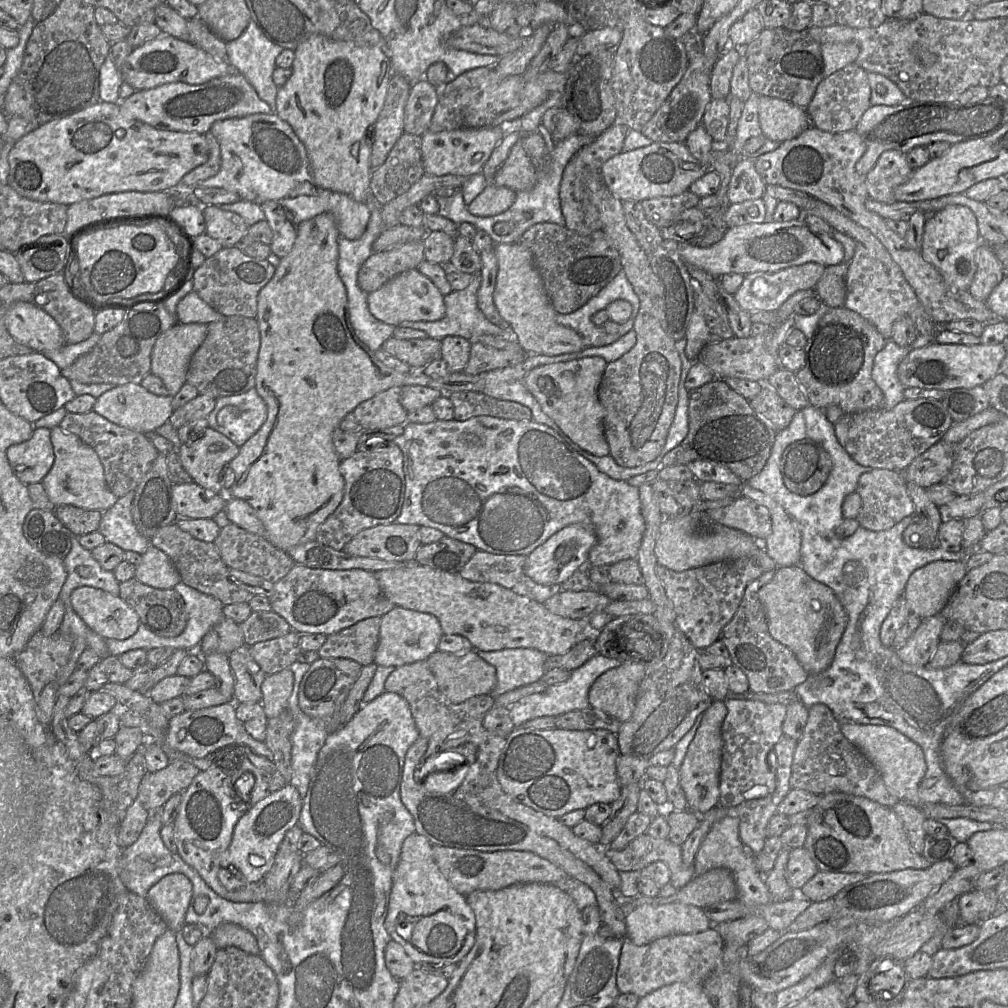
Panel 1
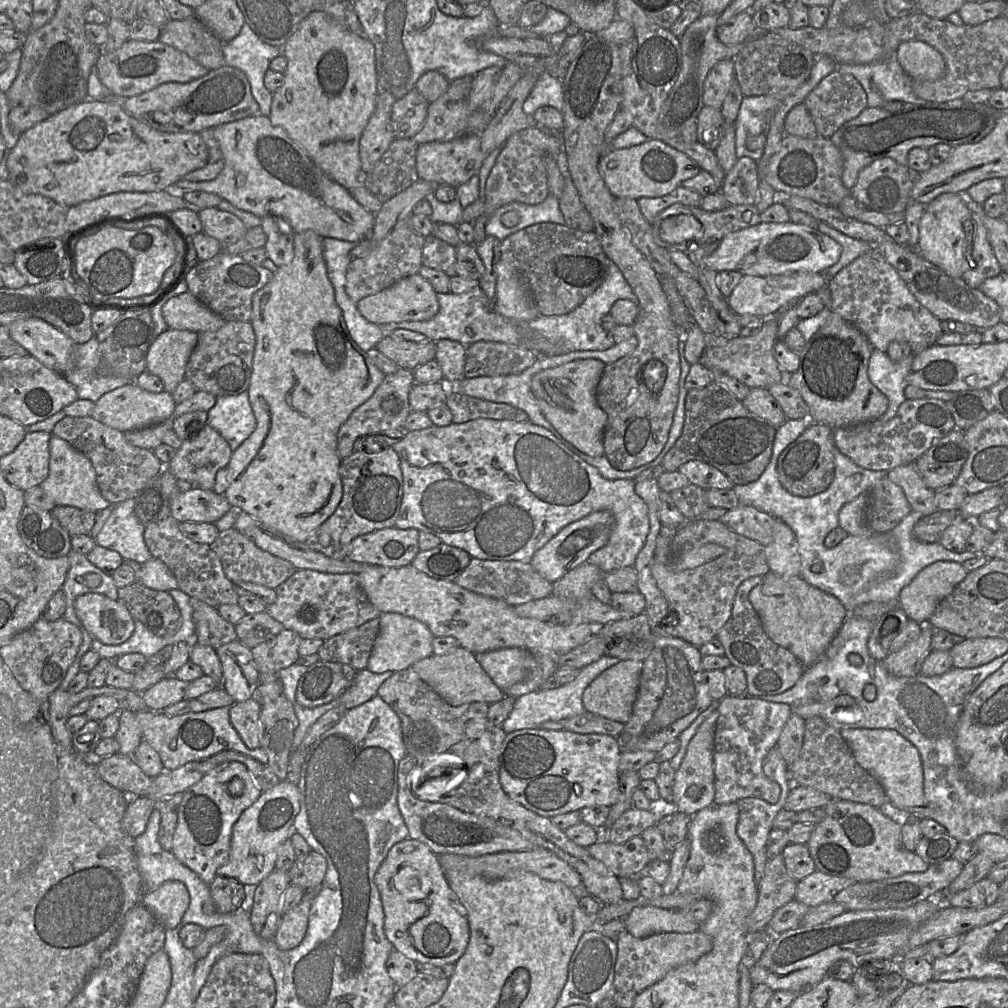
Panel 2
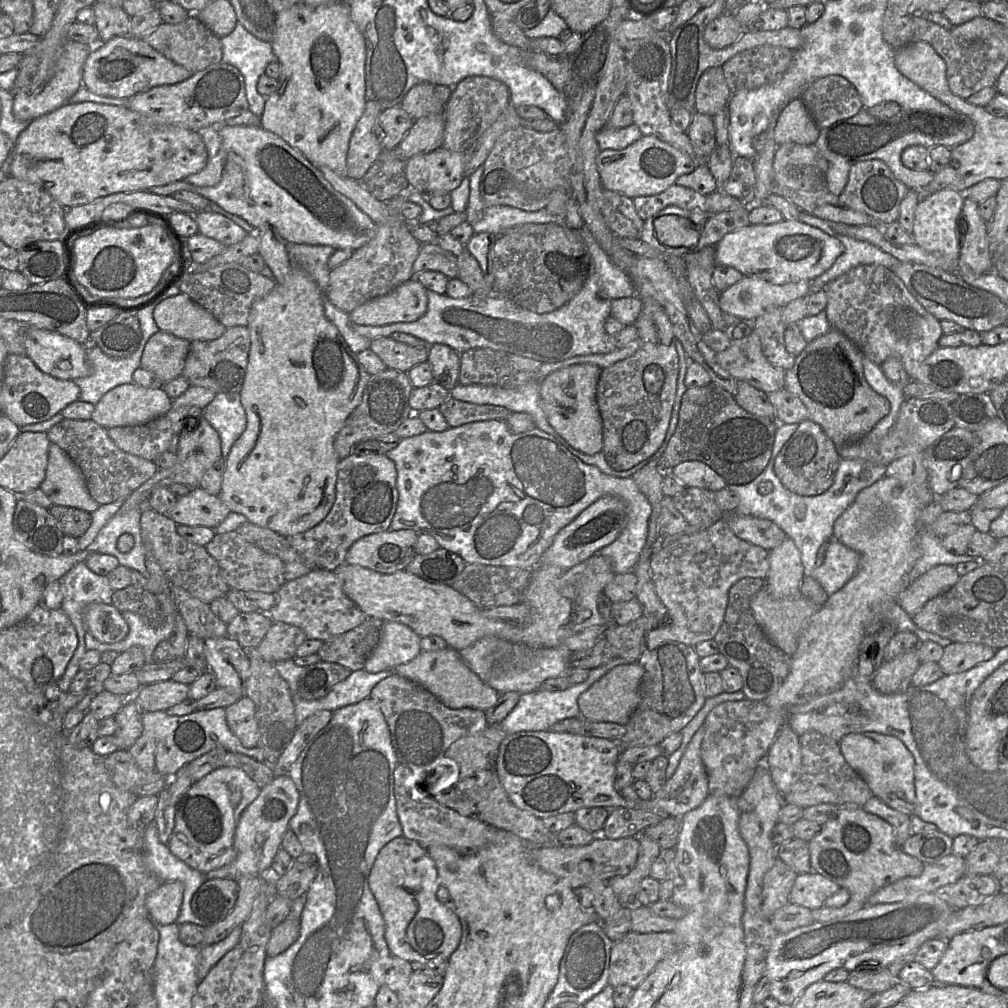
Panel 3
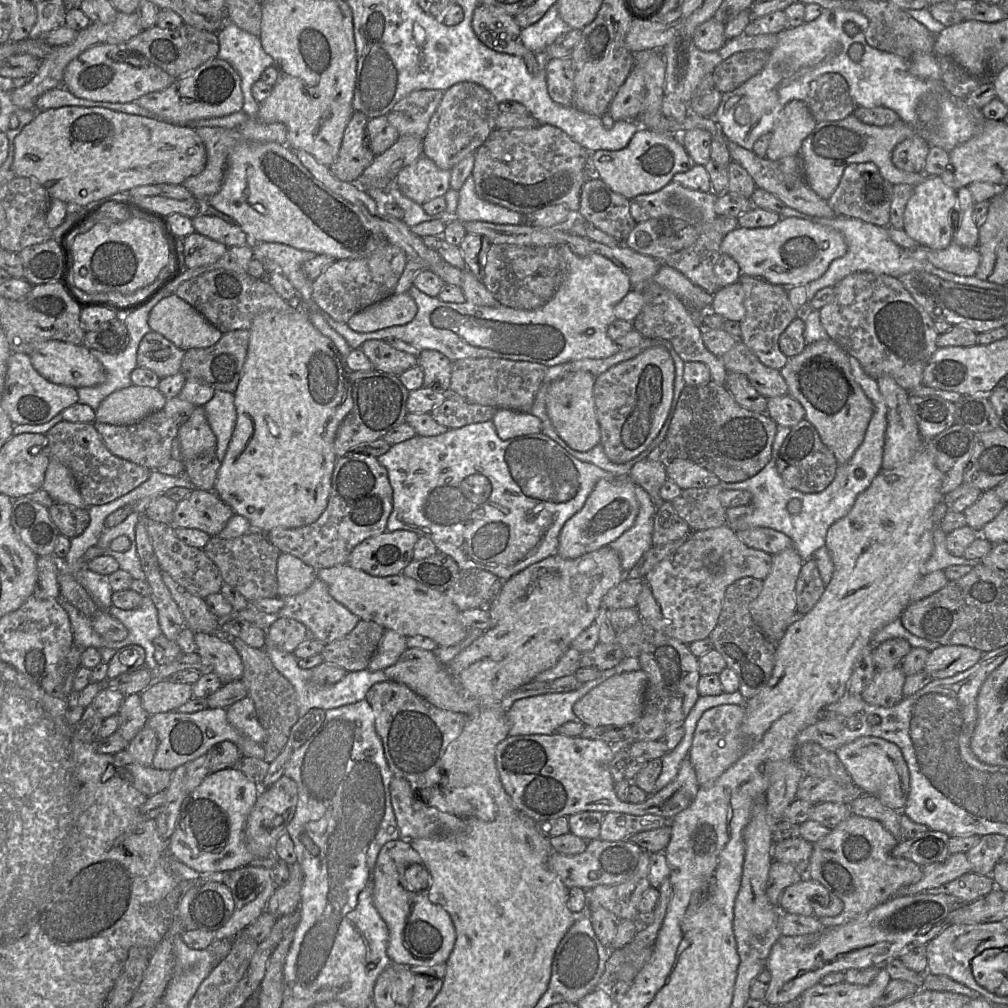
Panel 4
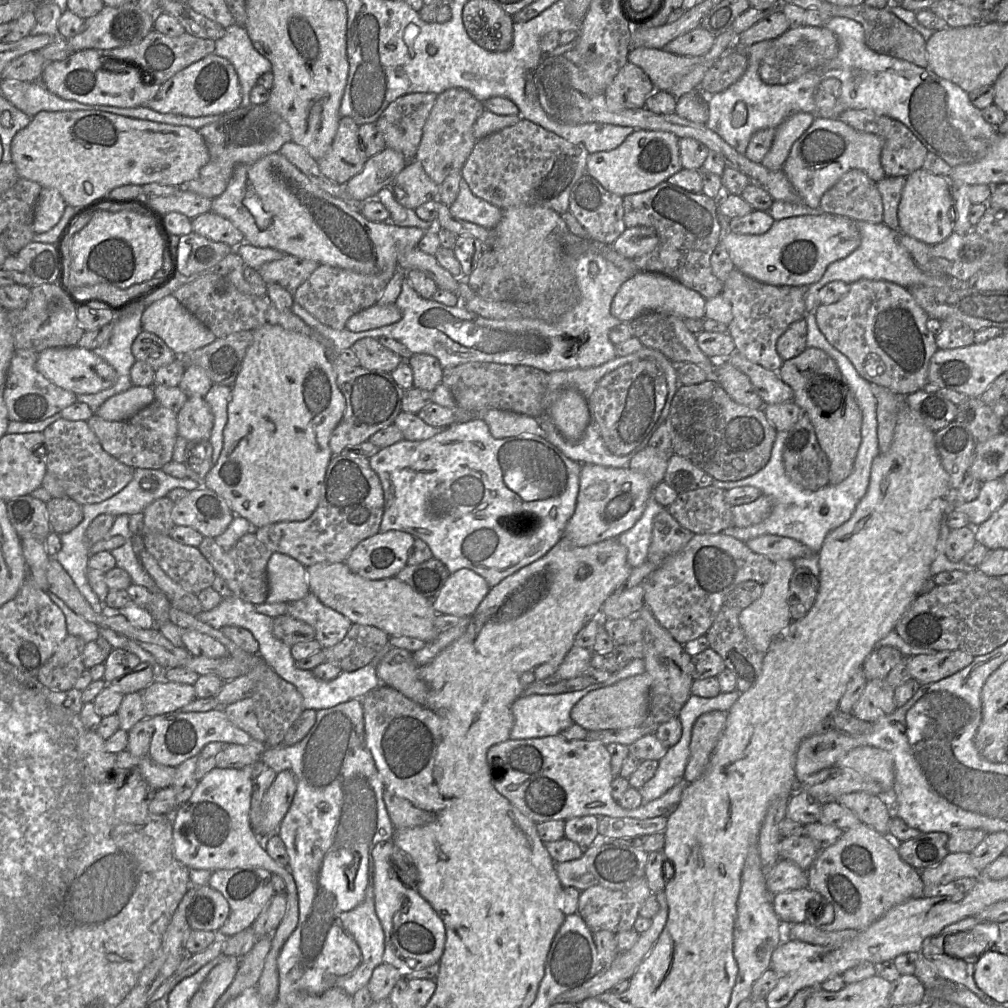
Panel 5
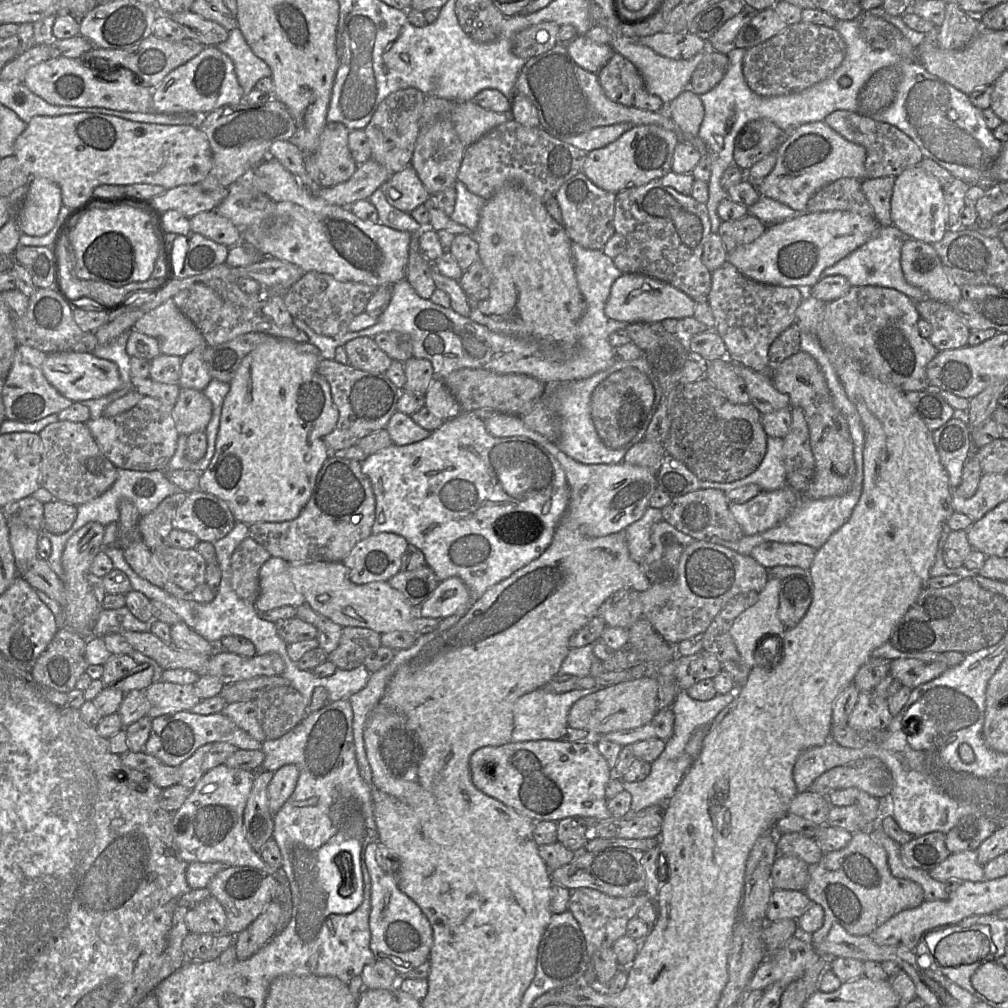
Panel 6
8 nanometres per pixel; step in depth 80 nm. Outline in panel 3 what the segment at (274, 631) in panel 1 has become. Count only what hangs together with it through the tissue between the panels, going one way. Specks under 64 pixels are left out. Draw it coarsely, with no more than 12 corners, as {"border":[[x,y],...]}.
{"border":[[267,612],[239,613],[227,637],[254,649],[272,624]]}

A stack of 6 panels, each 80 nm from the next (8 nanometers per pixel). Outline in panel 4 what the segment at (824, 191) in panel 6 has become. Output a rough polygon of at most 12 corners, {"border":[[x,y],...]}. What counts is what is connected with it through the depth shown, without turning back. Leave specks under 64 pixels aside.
{"border":[[872,162],[845,169],[827,201],[839,216],[890,223],[893,186]]}

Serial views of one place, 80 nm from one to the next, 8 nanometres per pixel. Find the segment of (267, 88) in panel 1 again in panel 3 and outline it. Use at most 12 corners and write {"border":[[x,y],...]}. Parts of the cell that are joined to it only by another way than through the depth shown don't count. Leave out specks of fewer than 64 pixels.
{"border":[[239,22],[220,38],[222,62],[242,74],[249,109],[223,125],[259,125],[266,98],[257,82],[277,61],[270,42]]}

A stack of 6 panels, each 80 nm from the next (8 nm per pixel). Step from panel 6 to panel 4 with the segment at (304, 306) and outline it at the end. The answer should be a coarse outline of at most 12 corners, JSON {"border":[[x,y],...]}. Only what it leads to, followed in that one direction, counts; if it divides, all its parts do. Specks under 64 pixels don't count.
{"border":[[383,242],[365,258],[335,260],[312,299],[347,323],[394,293],[408,260]]}

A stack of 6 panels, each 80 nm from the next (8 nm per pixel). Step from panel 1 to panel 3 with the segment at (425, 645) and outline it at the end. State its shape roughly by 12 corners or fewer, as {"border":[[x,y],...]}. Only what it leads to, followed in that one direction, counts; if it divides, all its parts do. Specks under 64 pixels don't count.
{"border":[[383,621],[367,659],[369,673],[394,670],[422,652],[421,637],[399,622]]}

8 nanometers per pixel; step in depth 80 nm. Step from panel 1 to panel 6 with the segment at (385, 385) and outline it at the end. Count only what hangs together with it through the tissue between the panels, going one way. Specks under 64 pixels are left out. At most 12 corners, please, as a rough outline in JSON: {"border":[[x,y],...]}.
{"border":[[321,354],[241,362],[200,490],[251,525],[297,518],[339,413]]}

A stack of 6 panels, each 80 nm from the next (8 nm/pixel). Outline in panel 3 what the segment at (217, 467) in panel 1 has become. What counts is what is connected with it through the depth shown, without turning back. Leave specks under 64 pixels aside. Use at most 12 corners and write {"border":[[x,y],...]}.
{"border":[[201,417],[179,435],[175,464],[138,487],[119,509],[138,508],[158,487],[199,487],[222,456],[217,431]]}

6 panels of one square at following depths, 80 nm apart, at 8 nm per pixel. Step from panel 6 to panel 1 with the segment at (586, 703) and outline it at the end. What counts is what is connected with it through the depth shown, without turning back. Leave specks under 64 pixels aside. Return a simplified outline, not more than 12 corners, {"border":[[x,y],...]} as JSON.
{"border":[[621,662],[599,676],[589,706],[619,720],[633,714],[647,665]]}

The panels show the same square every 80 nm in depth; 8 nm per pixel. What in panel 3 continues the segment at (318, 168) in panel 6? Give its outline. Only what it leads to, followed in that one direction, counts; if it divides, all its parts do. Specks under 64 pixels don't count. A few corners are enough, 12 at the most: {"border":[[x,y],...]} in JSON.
{"border":[[366,102],[344,176],[360,181],[383,151],[381,112]]}

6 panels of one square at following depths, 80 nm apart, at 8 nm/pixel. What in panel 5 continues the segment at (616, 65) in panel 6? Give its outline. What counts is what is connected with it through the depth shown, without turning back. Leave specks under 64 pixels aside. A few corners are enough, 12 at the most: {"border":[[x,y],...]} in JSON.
{"border":[[628,62],[604,94],[611,110],[644,108],[655,91]]}

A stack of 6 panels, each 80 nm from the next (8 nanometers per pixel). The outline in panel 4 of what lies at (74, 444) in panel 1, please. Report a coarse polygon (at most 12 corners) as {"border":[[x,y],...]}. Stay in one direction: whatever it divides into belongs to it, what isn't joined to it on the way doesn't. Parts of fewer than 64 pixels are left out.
{"border":[[49,461],[42,489],[56,503],[81,509],[83,500],[70,470]]}

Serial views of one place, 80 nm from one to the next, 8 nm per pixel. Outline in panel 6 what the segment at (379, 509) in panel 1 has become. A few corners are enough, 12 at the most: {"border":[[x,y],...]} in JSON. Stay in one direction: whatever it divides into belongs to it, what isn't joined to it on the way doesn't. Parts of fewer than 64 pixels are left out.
{"border":[[329,456],[300,515],[249,525],[290,564],[342,562],[372,535],[361,462]]}

